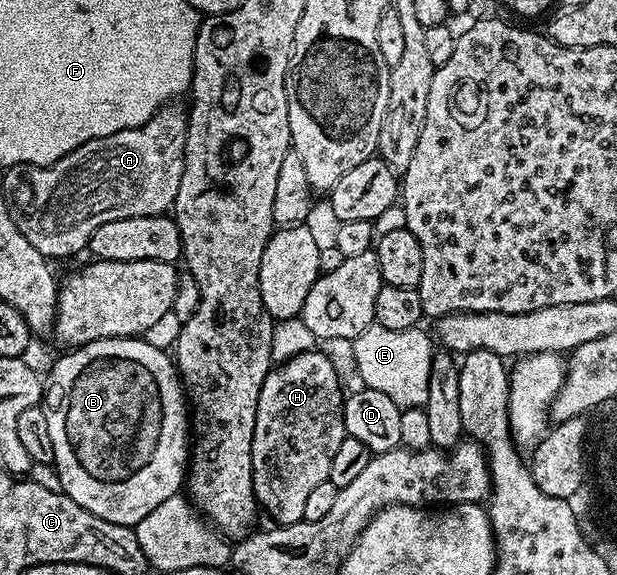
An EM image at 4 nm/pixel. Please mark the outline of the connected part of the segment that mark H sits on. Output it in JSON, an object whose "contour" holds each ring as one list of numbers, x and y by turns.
{"contour":[[315,348,303,351,290,359,286,359,284,362,273,365,272,369,268,371,266,380,262,384,262,392,258,396,254,440,252,441,252,487,256,493,259,509,263,513,265,510,273,518,271,521,277,526,289,526,290,524,298,524,304,521,306,499,311,496,314,488,318,488,318,484,328,481,330,464,334,464,334,455,338,453,338,448,341,446,344,437,346,437,344,432,344,399,346,397,346,390,340,387,340,374,336,371,335,364,320,350,320,348]]}

